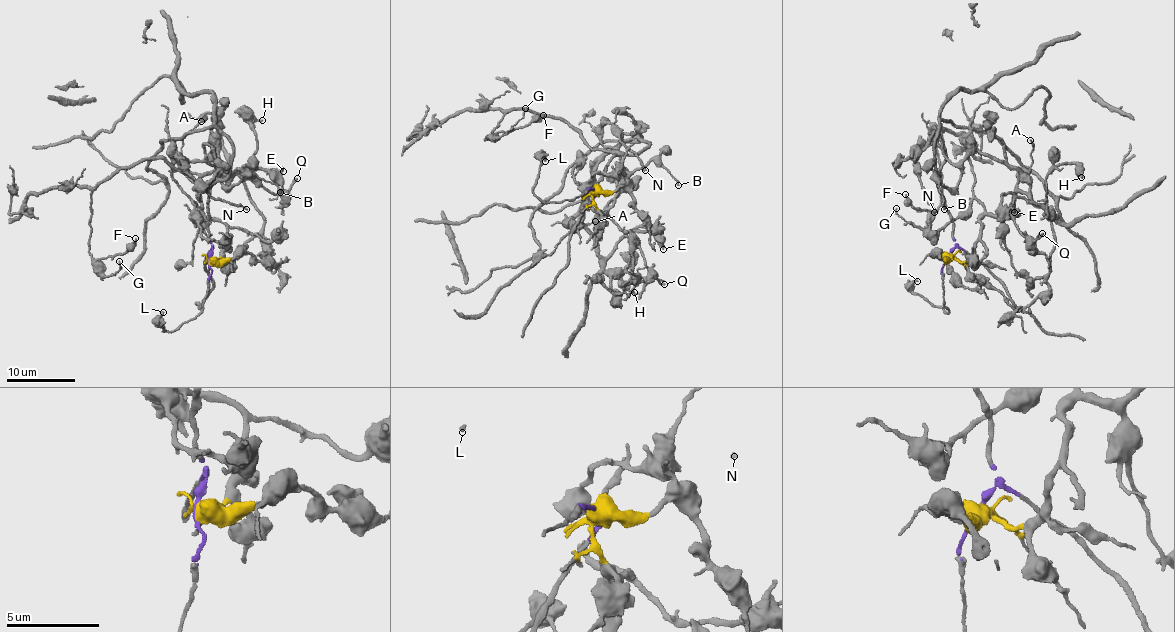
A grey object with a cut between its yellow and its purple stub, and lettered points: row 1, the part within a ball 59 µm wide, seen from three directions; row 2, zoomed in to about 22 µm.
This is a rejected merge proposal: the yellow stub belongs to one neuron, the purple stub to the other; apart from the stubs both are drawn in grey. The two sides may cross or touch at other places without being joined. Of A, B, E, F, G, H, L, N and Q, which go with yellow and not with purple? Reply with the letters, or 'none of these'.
A, B, E, H, N, Q

